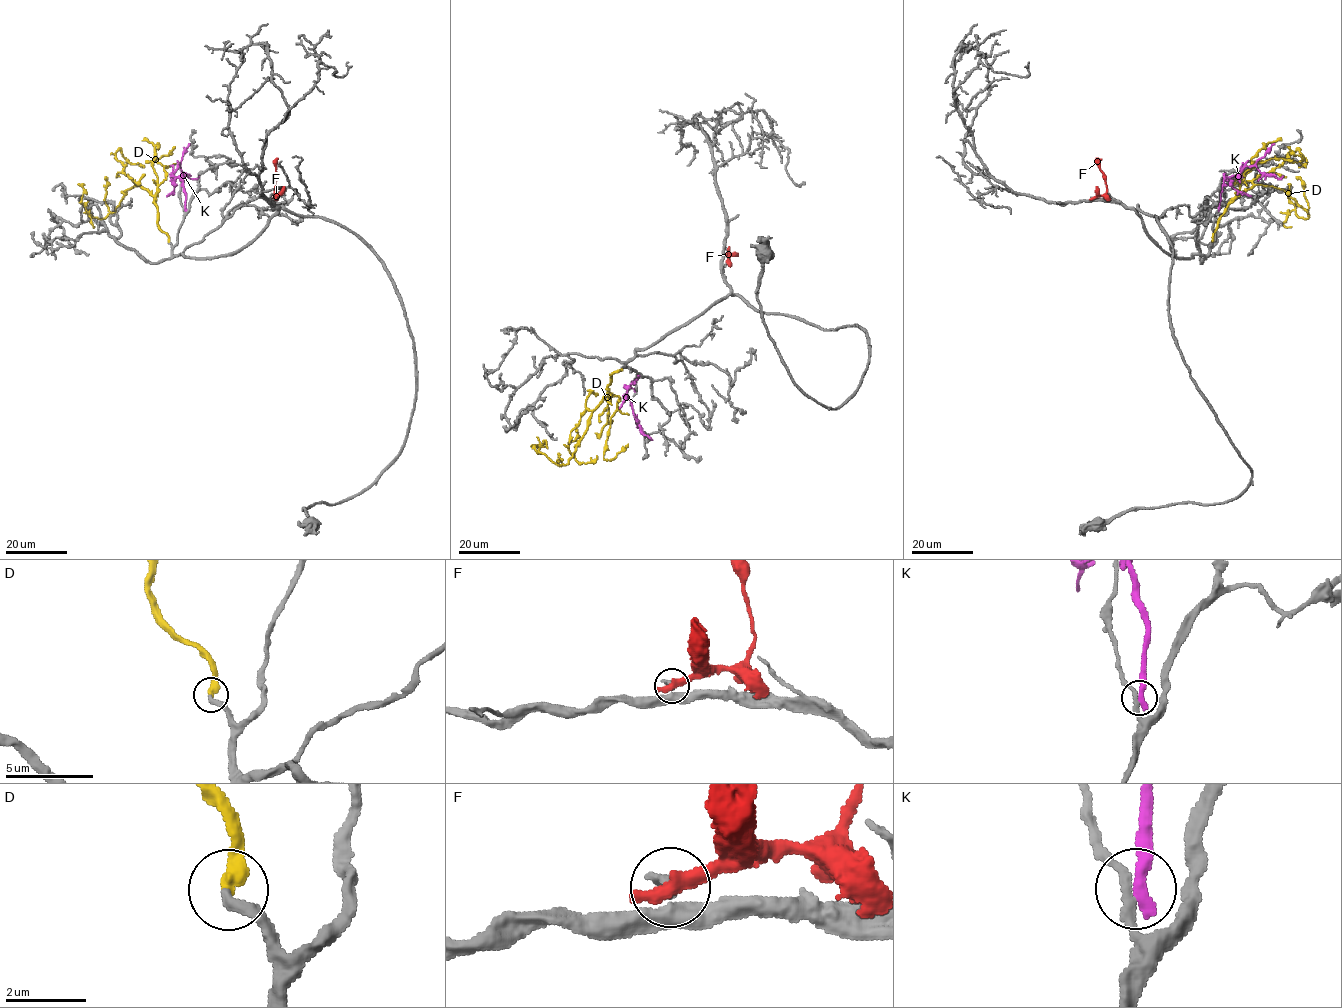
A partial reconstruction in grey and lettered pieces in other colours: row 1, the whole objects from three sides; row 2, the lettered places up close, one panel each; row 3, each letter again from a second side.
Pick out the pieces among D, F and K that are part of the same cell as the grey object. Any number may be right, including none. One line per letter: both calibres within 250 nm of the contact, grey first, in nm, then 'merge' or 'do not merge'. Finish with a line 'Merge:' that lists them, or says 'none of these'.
D: 340 nm thick on the grey side, 440 nm on the other; merge
F: 170 nm thick on the grey side, 480 nm on the other; do not merge
K: 200 nm thick on the grey side, 360 nm on the other; do not merge
Merge: D

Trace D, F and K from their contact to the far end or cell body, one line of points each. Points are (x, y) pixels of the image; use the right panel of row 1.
D: (1212, 242), (1218, 219), (1226, 207), (1254, 185), (1283, 189), (1308, 217), (1296, 213), (1289, 184)
F: (1093, 198), (1106, 191), (1105, 176), (1096, 158)
K: (1218, 209), (1225, 179), (1237, 176), (1246, 166), (1255, 166), (1261, 172), (1277, 179), (1283, 176)

